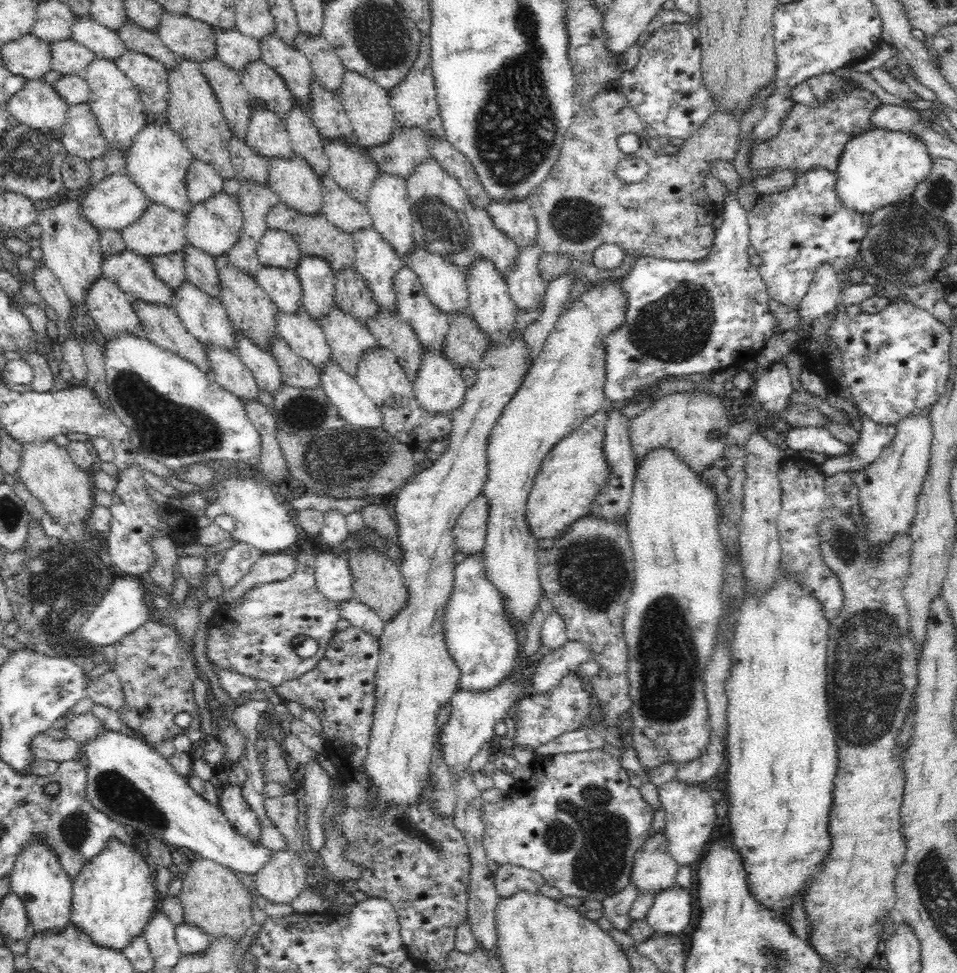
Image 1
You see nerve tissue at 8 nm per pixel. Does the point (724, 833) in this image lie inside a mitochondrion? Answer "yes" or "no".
no

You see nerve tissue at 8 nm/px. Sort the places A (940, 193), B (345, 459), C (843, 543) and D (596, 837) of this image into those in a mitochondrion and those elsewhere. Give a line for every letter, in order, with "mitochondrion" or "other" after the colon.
A: mitochondrion
B: mitochondrion
C: mitochondrion
D: mitochondrion

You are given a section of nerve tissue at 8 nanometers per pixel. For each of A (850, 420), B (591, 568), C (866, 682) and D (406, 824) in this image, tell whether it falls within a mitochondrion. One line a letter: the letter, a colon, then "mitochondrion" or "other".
A: other
B: mitochondrion
C: mitochondrion
D: mitochondrion

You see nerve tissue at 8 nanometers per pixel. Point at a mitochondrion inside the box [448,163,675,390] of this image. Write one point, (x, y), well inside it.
(572, 219)

